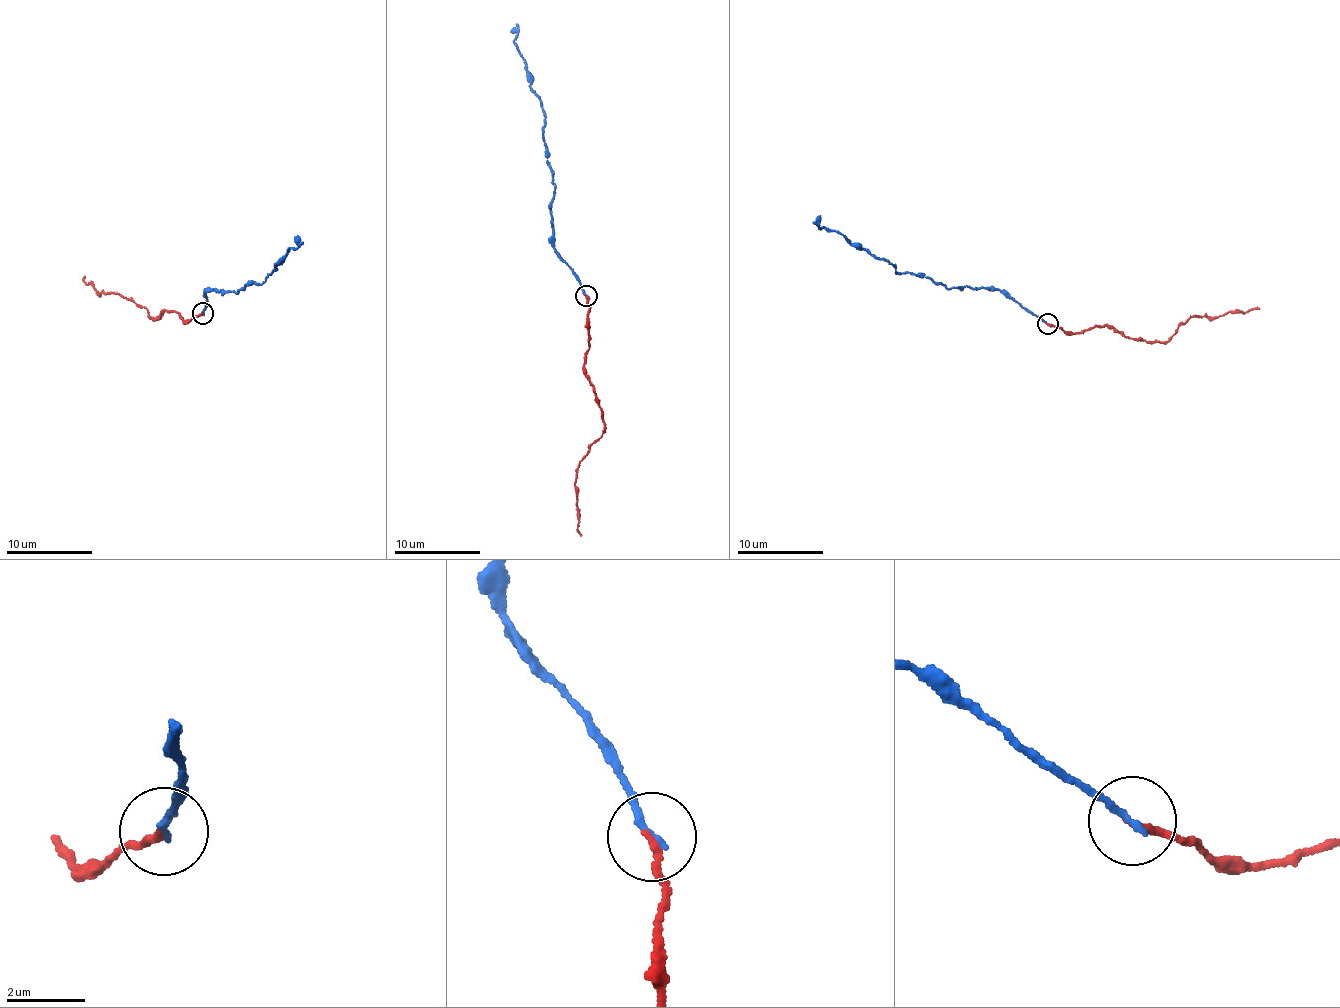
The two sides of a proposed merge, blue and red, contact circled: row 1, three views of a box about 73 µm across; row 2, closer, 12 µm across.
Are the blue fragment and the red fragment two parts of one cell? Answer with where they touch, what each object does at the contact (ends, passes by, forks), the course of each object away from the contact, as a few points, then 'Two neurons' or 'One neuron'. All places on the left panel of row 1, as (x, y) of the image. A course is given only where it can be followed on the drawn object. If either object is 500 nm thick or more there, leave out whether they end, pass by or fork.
Place: (203, 313). At the ring blue ends. At the ring red ends. Course of blue: (203, 312), (209, 301), (206, 290), (236, 293), (247, 284), (259, 284), (288, 250), (295, 250), (303, 243). Course of red: (201, 312), (186, 321), (161, 310), (159, 318), (151, 318), (122, 295), (101, 293), (85, 283), (84, 277). One neuron

